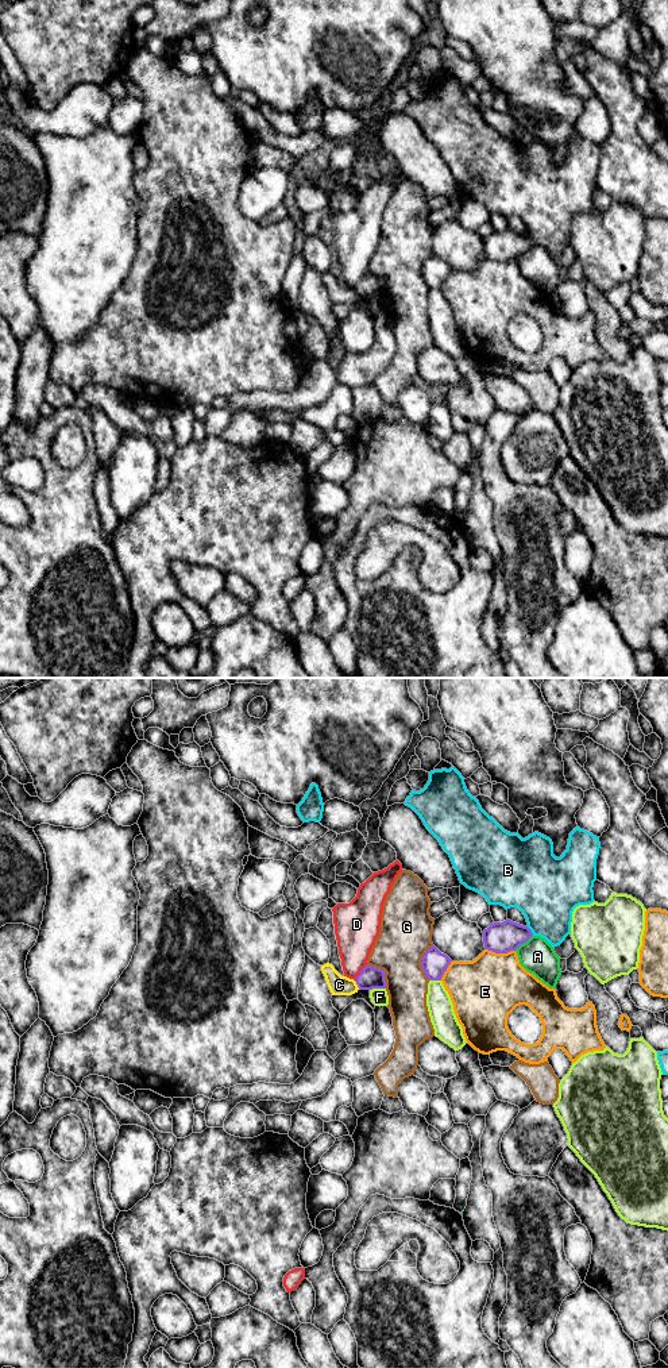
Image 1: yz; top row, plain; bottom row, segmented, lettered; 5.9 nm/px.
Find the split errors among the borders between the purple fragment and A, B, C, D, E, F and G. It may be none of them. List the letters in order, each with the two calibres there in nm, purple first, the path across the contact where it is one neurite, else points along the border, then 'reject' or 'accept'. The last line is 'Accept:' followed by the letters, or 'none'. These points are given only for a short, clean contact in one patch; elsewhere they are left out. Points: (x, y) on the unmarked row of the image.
A: 190 nm thick on the purple side, 220 nm on the other; reject
B: 190 nm thick on the purple side, 380 nm on the other; reject
C: 130 nm thick on the purple side, 120 nm on the other; border along yz (354, 289), (359, 296); reject
D: 130 nm thick on the purple side, 260 nm on the other; reject
E: 190 nm thick on the purple side, 400 nm on the other; reject
F: 130 nm thick on the purple side, 100 nm on the other; reject
G: 150 nm thick on the purple side, 320 nm on the other; reject
Accept: none

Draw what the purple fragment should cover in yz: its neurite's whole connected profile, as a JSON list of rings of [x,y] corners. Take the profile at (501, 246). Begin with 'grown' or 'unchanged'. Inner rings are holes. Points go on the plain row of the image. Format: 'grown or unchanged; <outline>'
unchanged; [[[510,228],[494,231],[482,242],[484,257],[495,262],[516,259],[521,253],[526,251],[533,244],[528,235]]]

